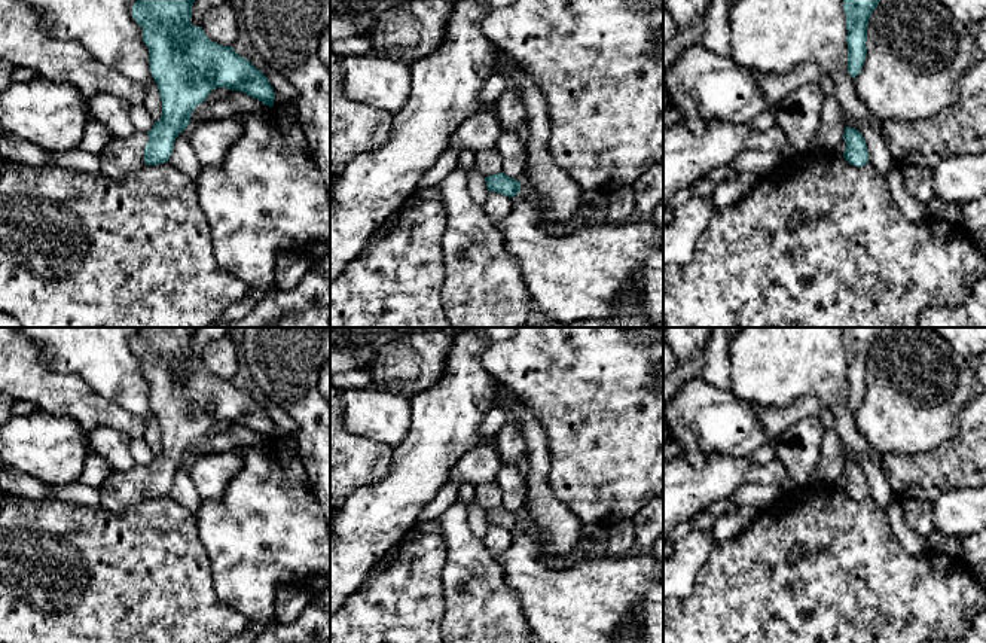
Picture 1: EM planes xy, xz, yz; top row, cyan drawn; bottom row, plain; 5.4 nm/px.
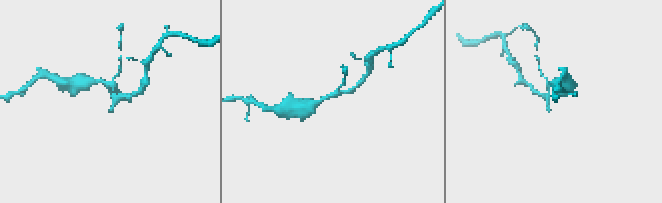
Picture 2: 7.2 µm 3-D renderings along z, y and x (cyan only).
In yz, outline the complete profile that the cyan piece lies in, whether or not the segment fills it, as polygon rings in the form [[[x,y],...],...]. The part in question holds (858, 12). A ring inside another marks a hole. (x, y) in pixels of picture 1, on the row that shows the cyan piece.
[[[843,0],[846,15],[848,73],[855,79],[867,55],[867,25],[879,0]]]

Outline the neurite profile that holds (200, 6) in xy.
[[[195,0],[192,6],[192,18],[190,18],[192,25],[202,27],[202,19],[204,19],[205,12],[225,1],[226,0]]]

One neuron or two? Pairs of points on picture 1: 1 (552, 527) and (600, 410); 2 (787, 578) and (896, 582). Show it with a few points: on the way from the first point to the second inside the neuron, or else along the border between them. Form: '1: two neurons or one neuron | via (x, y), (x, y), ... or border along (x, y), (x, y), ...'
1: two neurons | border along (549, 469), (550, 491), (583, 524)
2: one neuron | via (814, 582), (869, 582)

